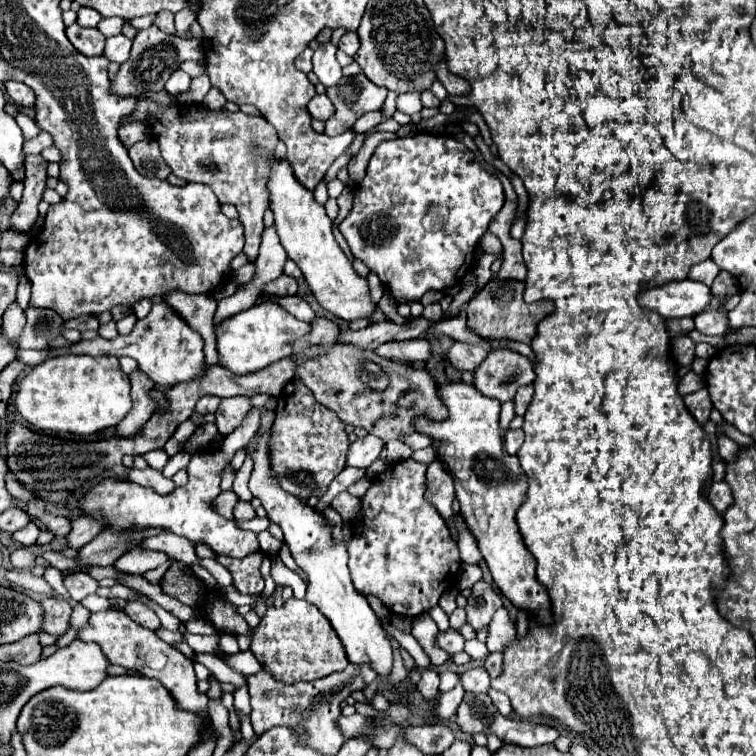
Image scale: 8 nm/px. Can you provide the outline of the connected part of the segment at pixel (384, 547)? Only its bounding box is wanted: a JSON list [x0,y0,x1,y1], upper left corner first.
[348,459,462,619]

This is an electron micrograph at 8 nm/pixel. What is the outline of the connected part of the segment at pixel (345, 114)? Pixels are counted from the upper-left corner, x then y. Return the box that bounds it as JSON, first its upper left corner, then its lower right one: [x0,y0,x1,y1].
[326,73,388,135]

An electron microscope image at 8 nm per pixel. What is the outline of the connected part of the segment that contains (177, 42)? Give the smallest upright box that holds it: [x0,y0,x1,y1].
[112,25,204,97]

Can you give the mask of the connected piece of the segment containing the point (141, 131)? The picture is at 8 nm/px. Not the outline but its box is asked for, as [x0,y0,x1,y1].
[118,121,150,149]

